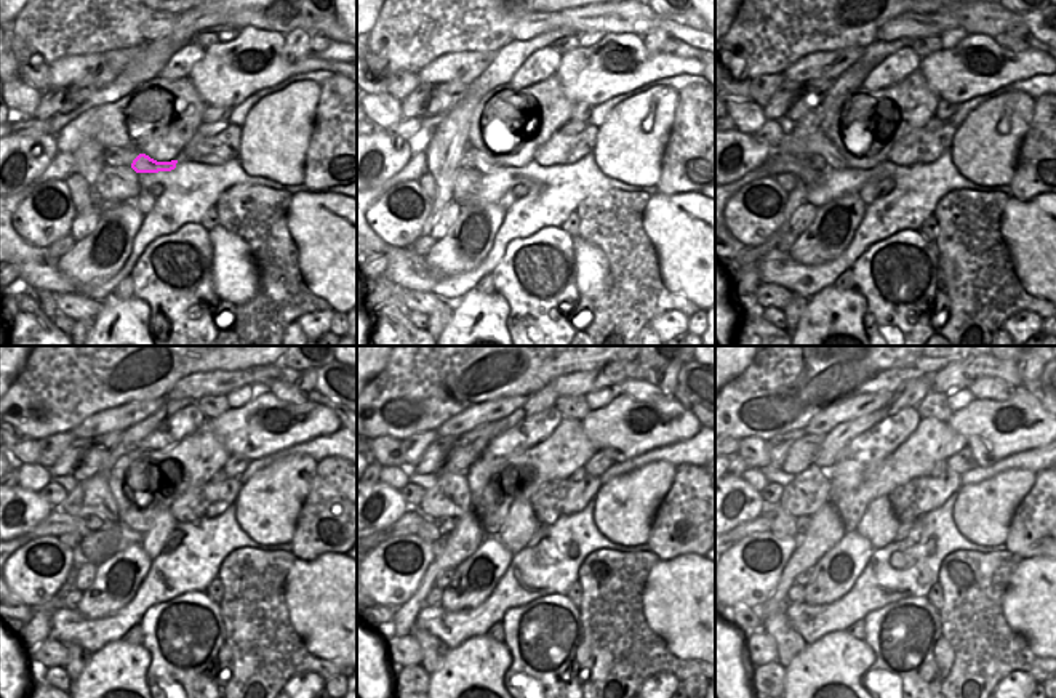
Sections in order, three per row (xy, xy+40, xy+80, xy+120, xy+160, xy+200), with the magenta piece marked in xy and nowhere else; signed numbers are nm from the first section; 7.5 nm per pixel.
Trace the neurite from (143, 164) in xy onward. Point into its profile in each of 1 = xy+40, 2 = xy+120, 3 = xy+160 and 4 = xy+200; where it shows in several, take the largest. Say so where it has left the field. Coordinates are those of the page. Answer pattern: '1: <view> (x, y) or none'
1: xy+40 (485, 164)
2: xy+120 (88, 498)
3: xy+160 (450, 497)
4: xy+200 (807, 492)

